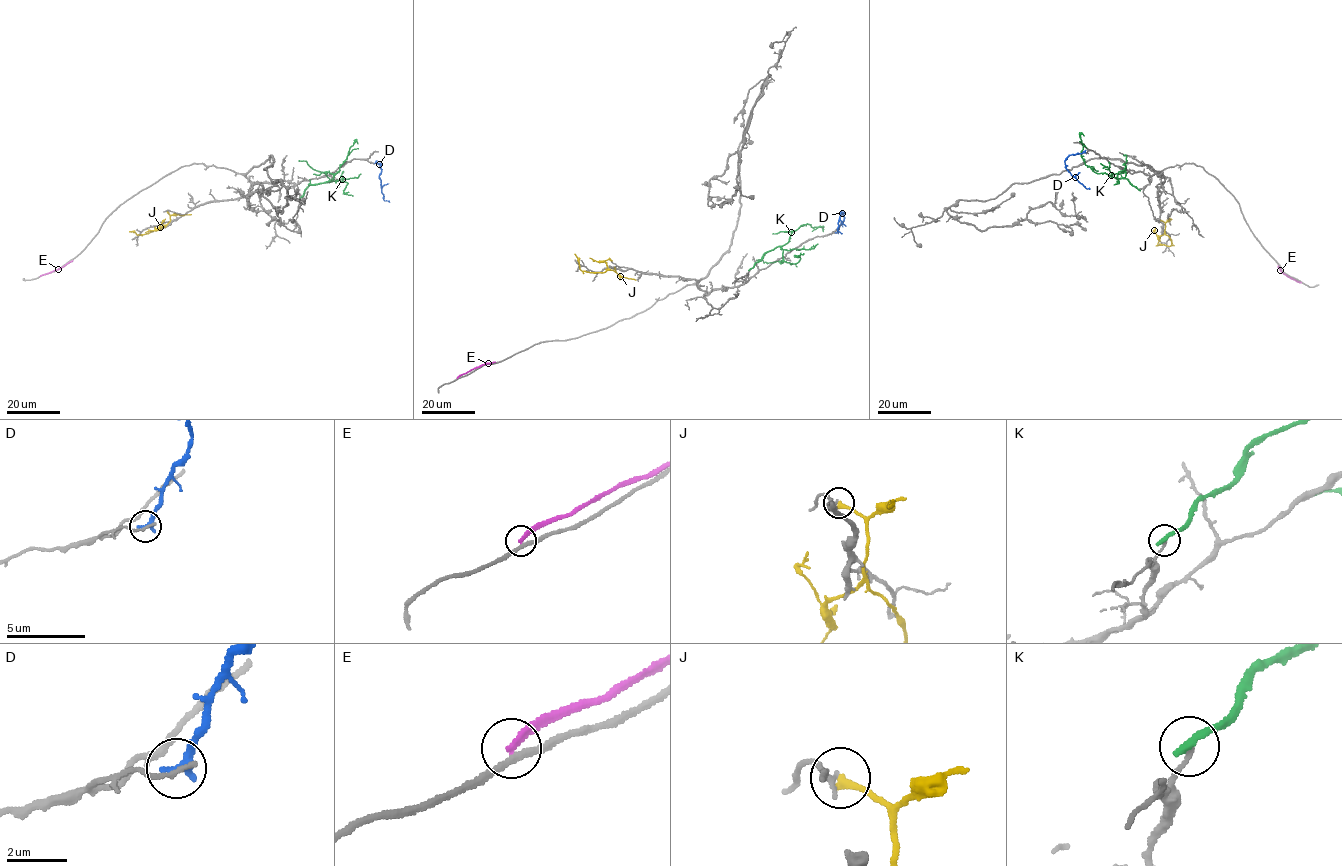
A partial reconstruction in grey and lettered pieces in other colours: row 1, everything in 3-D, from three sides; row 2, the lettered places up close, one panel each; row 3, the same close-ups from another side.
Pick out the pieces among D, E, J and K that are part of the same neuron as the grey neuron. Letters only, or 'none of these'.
none of these

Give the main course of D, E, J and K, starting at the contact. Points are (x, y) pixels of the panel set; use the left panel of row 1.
D: (375, 162), (380, 164), (379, 177), (384, 200), (390, 202)
E: (40, 275), (73, 260)
J: (167, 211), (170, 221), (159, 230), (140, 234), (129, 232)
K: (301, 196), (308, 184), (332, 179), (349, 148), (356, 141), (358, 143)

